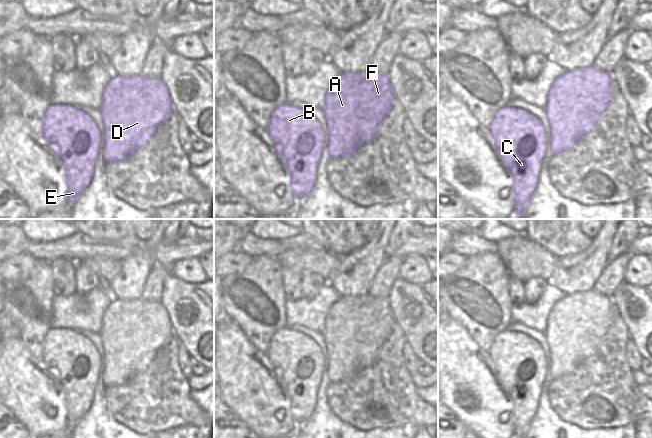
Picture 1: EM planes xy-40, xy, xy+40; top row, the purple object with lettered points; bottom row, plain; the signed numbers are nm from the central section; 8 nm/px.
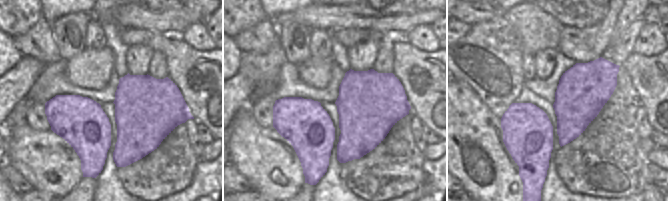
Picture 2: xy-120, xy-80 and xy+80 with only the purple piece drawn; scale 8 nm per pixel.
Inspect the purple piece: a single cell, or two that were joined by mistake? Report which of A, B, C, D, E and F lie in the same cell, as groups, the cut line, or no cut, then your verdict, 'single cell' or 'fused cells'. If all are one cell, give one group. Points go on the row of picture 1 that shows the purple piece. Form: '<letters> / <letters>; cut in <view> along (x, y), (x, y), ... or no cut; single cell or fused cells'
A B C D E F; no cut; single cell

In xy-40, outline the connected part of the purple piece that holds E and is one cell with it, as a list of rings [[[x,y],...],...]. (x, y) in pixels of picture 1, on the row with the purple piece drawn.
[[[50,104],[44,113],[42,135],[62,161],[66,173],[68,201],[72,203],[92,181],[98,159],[100,131],[94,120],[78,107],[69,104]]]

